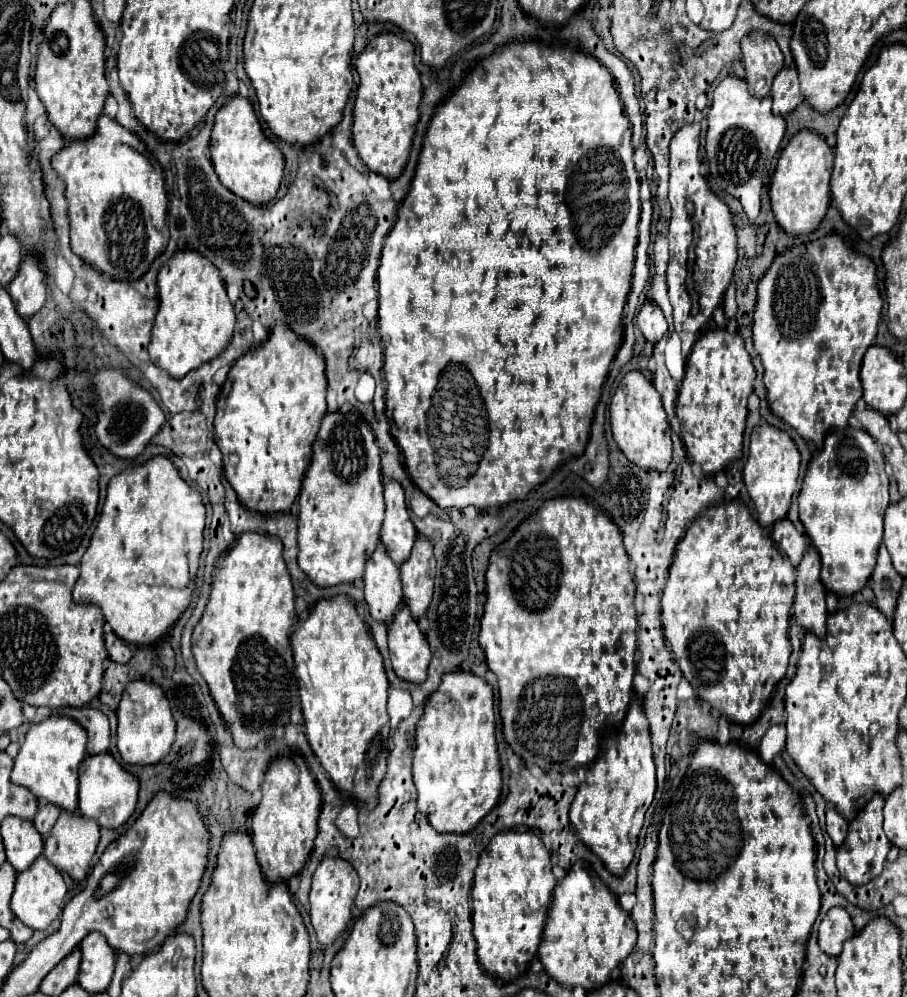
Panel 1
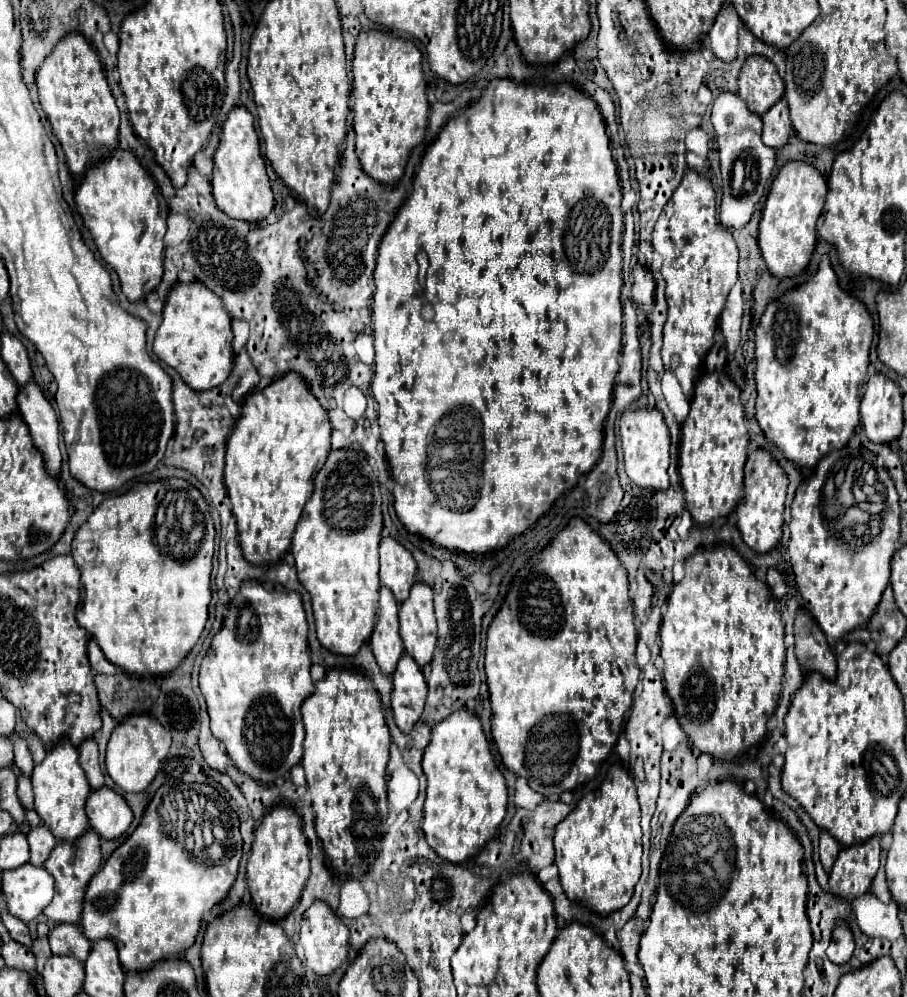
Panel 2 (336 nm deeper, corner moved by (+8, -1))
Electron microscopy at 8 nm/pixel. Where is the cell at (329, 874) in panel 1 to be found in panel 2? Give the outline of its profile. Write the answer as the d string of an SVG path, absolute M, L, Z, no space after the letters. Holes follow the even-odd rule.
M315 900L301 918L301 930L299 930L299 946L303 948L303 956L307 960L307 966L315 974L329 974L335 968L343 964L347 958L347 946L349 946L349 928L341 922L341 918L331 910L331 906L323 900Z

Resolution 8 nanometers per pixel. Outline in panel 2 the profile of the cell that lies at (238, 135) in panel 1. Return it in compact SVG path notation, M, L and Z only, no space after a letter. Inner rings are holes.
M235 106L219 136L219 146L213 156L215 168L213 168L213 196L219 206L227 216L245 220L245 222L261 222L263 218L269 216L273 210L273 192L271 192L271 182L265 172L265 162L261 158L261 148L259 148L259 138L253 128L253 116L243 108Z

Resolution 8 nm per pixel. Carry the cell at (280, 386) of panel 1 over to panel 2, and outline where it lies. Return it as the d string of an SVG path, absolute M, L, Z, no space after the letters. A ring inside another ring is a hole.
M285 374L273 380L263 390L251 392L241 404L241 416L235 420L233 432L227 438L225 452L225 486L233 504L233 516L239 530L239 544L243 556L251 564L273 564L289 550L295 526L303 512L307 498L313 492L313 474L329 454L331 422L323 404L309 392L299 374Z

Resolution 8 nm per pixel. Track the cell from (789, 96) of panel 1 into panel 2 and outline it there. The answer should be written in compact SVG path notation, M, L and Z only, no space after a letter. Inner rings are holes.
M781 98L767 114L761 116L763 120L763 142L771 148L781 148L789 134L791 134L791 118L787 100Z

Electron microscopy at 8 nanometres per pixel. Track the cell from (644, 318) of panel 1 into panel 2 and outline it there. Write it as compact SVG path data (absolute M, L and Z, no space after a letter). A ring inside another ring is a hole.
M635 266L633 270L633 288L631 288L631 296L633 296L633 302L641 308L653 304L653 294L655 294L655 280L653 280L653 274L643 268L643 266Z

